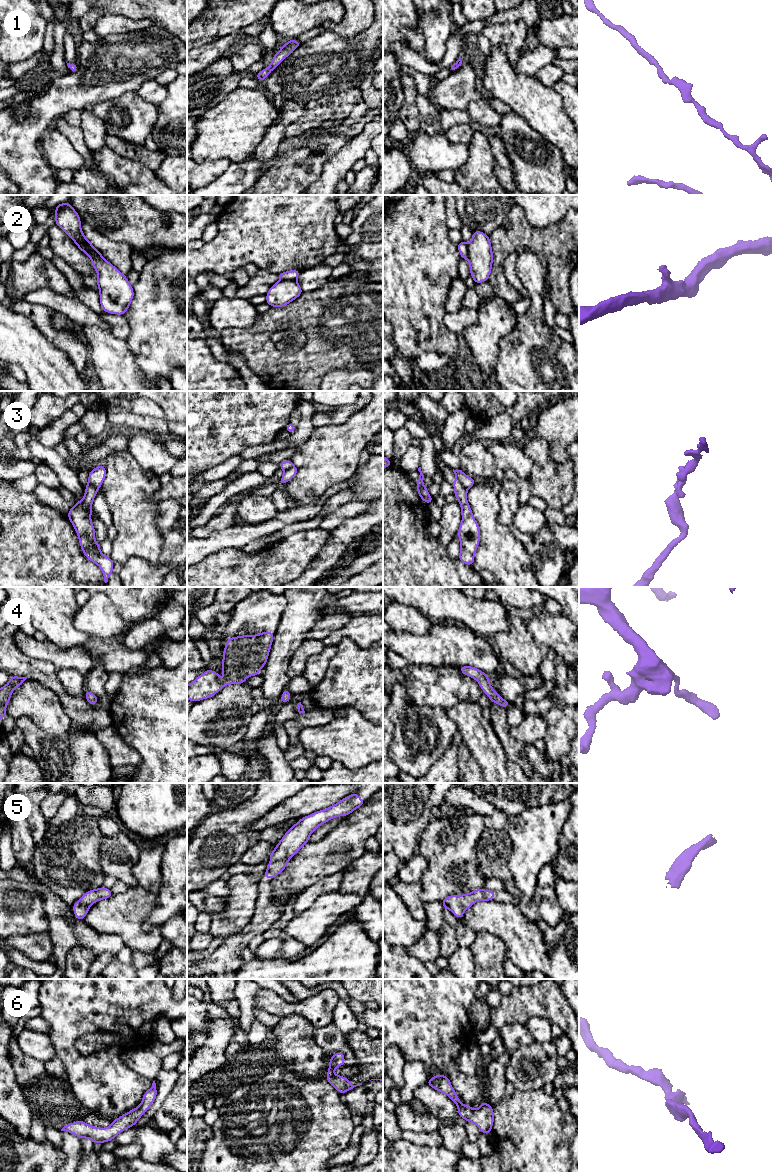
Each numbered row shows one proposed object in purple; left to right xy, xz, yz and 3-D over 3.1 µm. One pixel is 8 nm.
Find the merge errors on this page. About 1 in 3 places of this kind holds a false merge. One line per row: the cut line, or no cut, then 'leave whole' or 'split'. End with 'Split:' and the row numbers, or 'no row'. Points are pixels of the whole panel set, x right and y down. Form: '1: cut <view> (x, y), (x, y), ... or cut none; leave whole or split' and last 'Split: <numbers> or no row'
1: cut none; leave whole
2: cut xz (280, 279), (295, 280); split
3: cut yz (456, 478), (467, 489); split
4: cut none; leave whole
5: cut none; leave whole
6: cut none; leave whole
Split: 2, 3

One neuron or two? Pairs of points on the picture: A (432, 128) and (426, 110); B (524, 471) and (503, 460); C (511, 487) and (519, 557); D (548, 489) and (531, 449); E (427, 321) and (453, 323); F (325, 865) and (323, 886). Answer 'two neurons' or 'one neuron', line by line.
A: one neuron
B: one neuron
C: two neurons
D: one neuron
E: two neurons
F: two neurons

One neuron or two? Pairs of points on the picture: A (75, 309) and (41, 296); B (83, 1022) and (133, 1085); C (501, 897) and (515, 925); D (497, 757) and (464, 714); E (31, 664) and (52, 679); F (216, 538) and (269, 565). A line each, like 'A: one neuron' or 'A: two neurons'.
A: one neuron
B: one neuron
C: two neurons
D: one neuron
E: one neuron
F: two neurons

